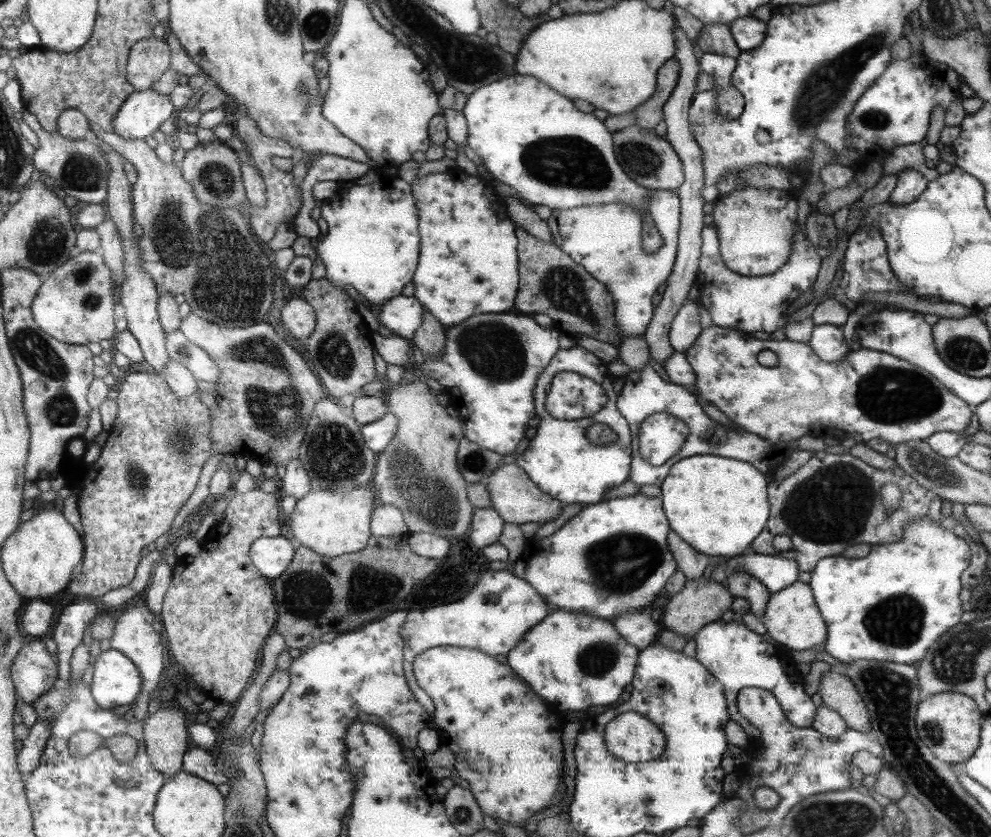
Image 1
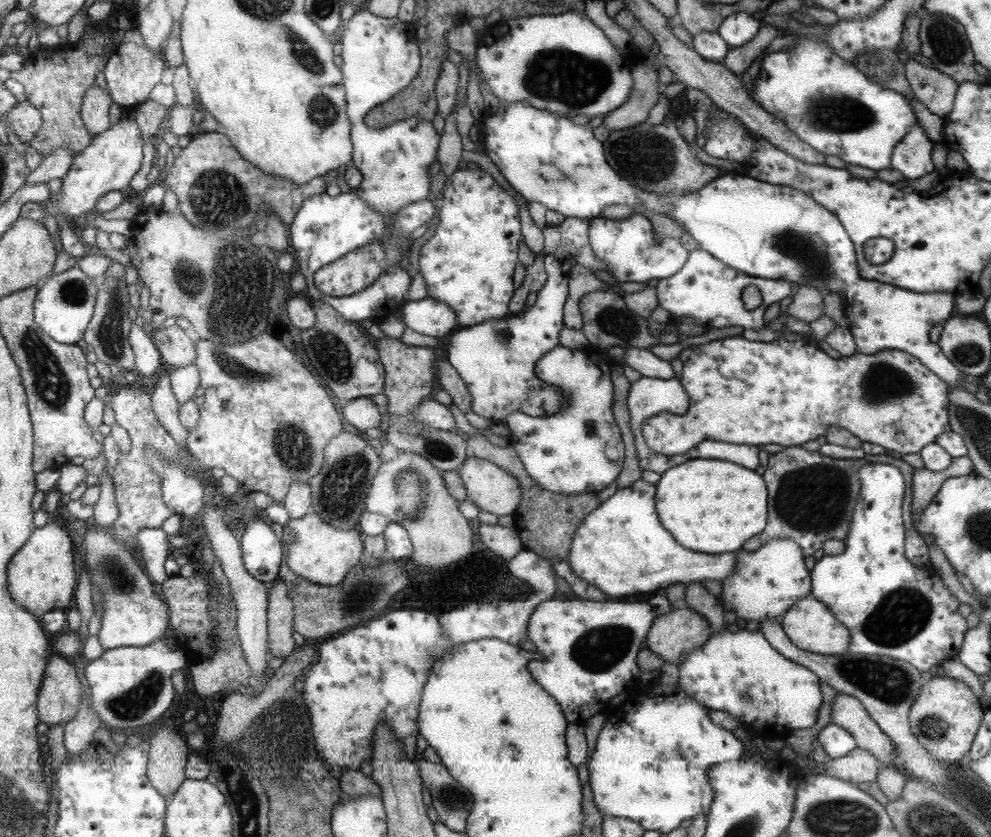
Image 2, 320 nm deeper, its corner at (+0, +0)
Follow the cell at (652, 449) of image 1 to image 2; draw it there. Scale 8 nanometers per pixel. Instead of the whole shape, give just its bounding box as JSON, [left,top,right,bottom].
[641,327,949,456]

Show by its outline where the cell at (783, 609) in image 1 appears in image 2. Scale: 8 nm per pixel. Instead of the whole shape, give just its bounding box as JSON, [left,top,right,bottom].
[779,594,851,656]

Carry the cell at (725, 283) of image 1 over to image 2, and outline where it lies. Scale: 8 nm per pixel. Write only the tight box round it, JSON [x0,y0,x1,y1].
[656,247,793,330]

